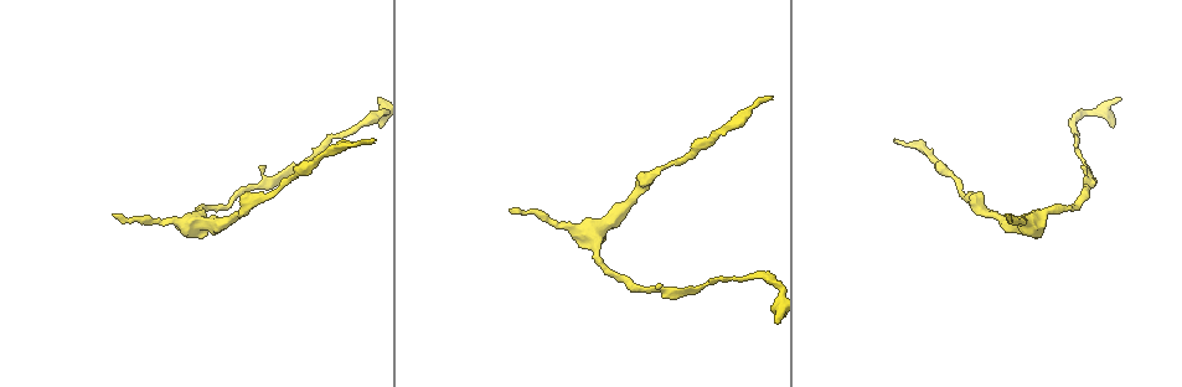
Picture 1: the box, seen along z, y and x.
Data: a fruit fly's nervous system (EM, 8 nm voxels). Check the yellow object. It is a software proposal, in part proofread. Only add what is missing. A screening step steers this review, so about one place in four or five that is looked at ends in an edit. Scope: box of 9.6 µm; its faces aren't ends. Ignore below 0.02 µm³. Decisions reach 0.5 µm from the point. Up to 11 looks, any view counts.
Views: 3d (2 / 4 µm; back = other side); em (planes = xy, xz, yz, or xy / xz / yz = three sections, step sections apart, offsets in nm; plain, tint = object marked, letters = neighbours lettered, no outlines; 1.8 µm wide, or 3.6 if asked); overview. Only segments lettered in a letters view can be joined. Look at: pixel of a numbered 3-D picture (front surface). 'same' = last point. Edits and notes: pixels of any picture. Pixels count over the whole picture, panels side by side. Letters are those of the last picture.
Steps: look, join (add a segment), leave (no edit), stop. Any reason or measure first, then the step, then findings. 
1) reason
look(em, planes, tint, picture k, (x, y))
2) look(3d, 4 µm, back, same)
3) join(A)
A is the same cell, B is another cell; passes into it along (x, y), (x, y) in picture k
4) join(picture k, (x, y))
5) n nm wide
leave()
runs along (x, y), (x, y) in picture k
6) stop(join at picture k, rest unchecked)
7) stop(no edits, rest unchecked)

arms part here
look(3d, 2 µm, picture 1, (596, 240))

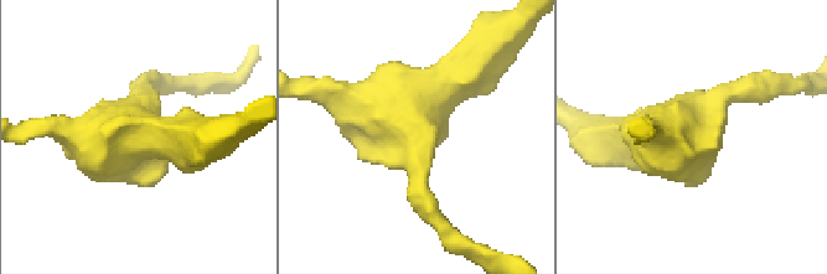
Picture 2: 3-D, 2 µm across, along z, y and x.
now the EM
look(em, planes, plain, picture 2, (704, 110))

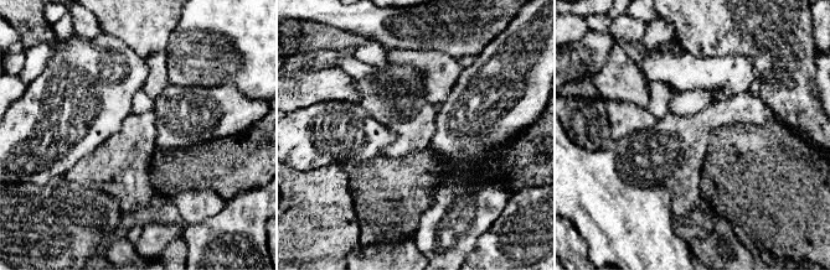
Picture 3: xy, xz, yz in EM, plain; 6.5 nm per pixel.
see the neighbours
look(em, planes, letters, same)

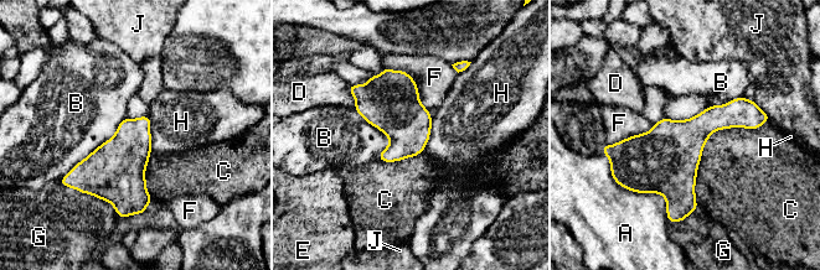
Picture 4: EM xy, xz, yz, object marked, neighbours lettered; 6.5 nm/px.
leave()
A, B, C, D, E, F, G, H and J are other cells; border along (769, 120), (708, 138), (697, 206) in picture 4; none of them fits

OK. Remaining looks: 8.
end of a long branch
look(3d, 4 µm, picture 1, (374, 138))

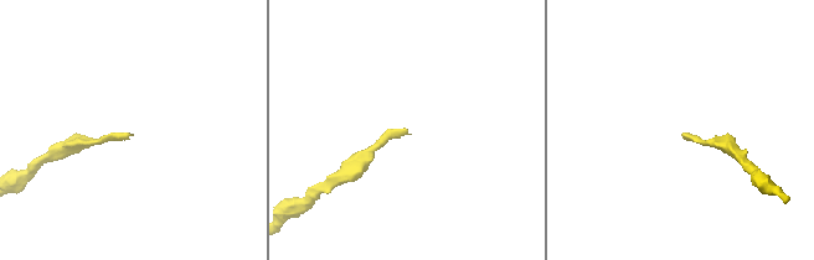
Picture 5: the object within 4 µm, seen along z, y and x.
need the tissue
look(em, xz, step 16, letters, picture 5, (129, 133))

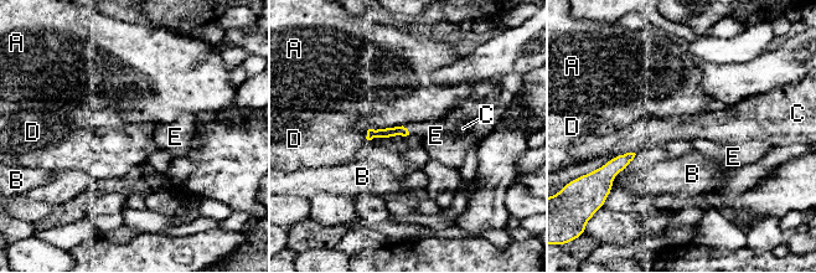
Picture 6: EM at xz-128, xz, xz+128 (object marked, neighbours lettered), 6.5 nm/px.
look(em, planes, letters, same)

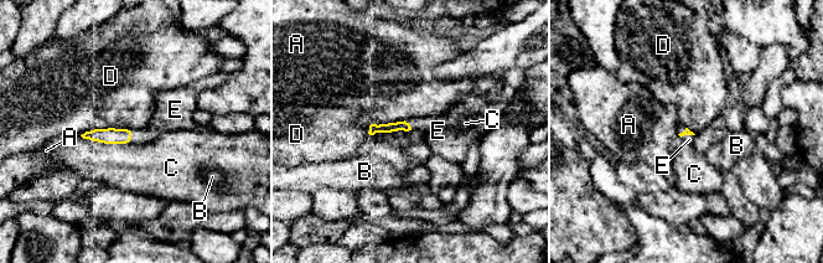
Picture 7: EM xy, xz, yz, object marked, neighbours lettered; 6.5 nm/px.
D touches over 340 nm
join(E)
E is the same cell, A, B, C and D are other cells; passes into it along (110, 135), (133, 134), (166, 118) in picture 7; it goes on there

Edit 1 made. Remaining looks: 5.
thin neck
look(em, planes, letters, picture 1, (676, 161))

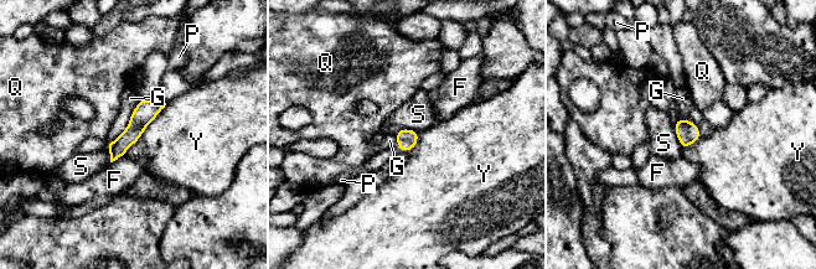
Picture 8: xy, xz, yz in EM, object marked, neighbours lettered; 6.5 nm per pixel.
leave()
F, G, P, Q, S and Y are other cells; runs along (160, 105), (137, 125), (113, 156) in picture 8; no lettered segment goes on from it

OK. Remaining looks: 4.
branch stops here
look(3d, 4 µm, picture 1, (511, 210))

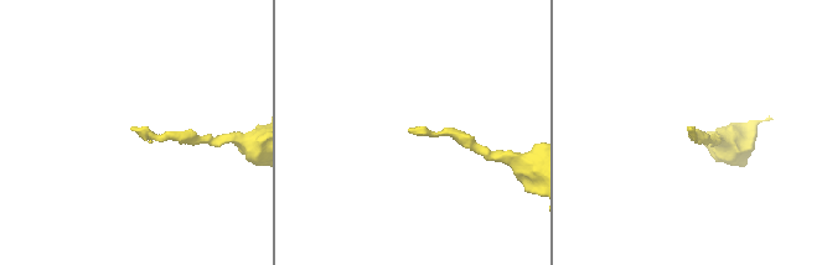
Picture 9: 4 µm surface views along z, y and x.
look(em, yz, step 4, tint, picture 9, (412, 129))

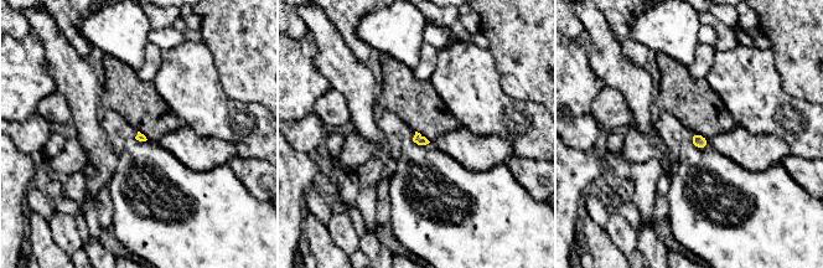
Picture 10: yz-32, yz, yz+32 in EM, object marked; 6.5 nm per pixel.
cut it another way
look(em, planes, letters, same)

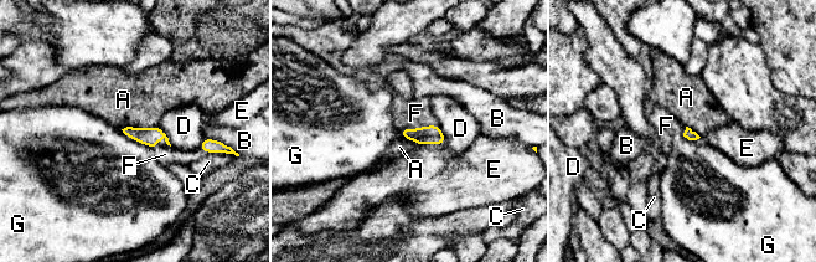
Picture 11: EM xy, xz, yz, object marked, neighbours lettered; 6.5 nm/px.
join(F)
F is the same cell, A, B, C, D, E and G are other cells; passes into it along (430, 134), (419, 128), (416, 113) in picture 11; the neuron continues

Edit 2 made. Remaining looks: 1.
stop(join at picture 7, join at picture 11, rest unchecked)

